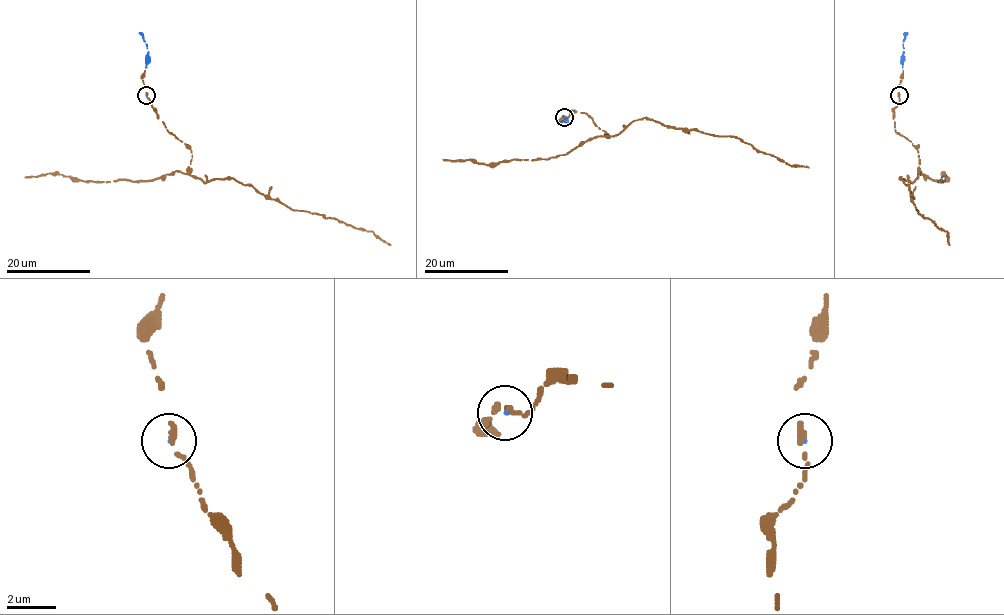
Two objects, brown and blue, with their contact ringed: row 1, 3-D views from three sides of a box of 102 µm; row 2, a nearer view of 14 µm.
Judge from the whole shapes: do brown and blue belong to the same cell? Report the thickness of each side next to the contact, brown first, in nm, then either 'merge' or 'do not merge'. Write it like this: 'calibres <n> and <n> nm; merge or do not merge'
calibres 320 and 70 nm; merge

